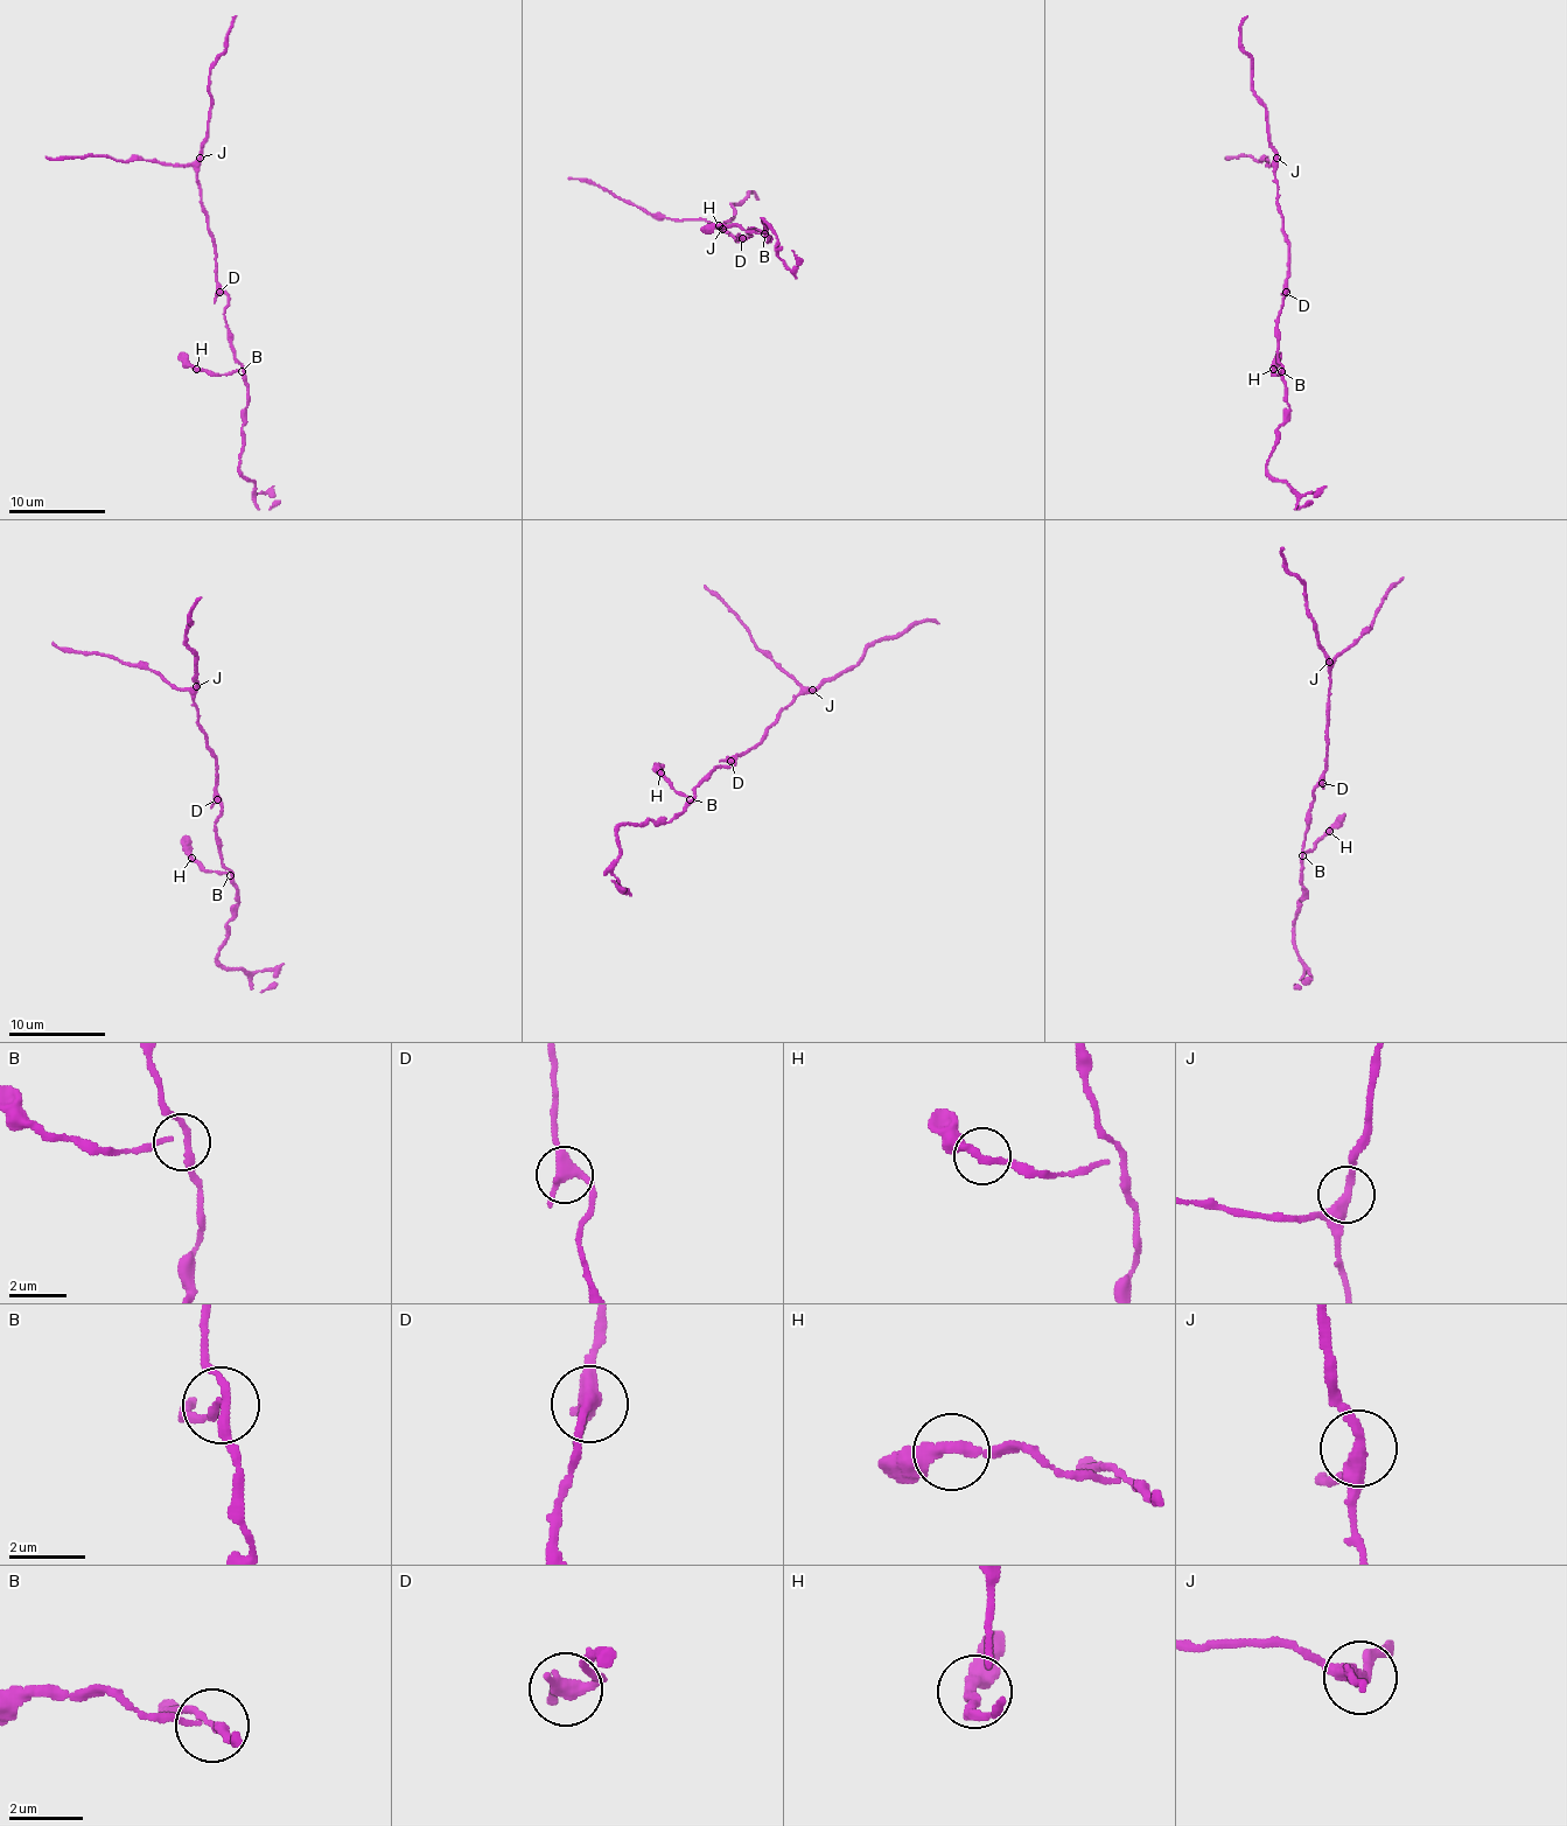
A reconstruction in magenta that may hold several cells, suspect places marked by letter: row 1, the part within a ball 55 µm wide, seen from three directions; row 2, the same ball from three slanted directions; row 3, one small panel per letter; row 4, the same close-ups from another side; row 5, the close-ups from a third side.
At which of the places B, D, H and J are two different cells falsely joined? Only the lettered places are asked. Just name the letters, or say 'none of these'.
none of these

